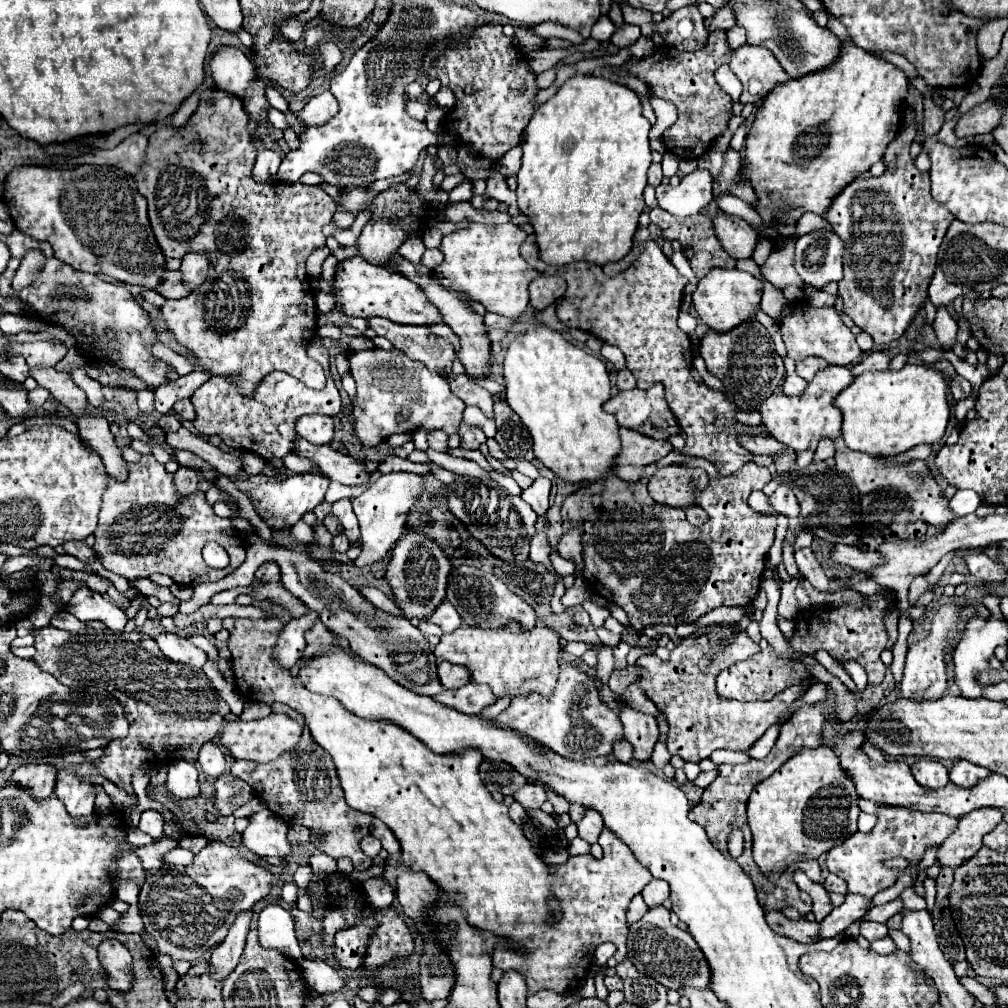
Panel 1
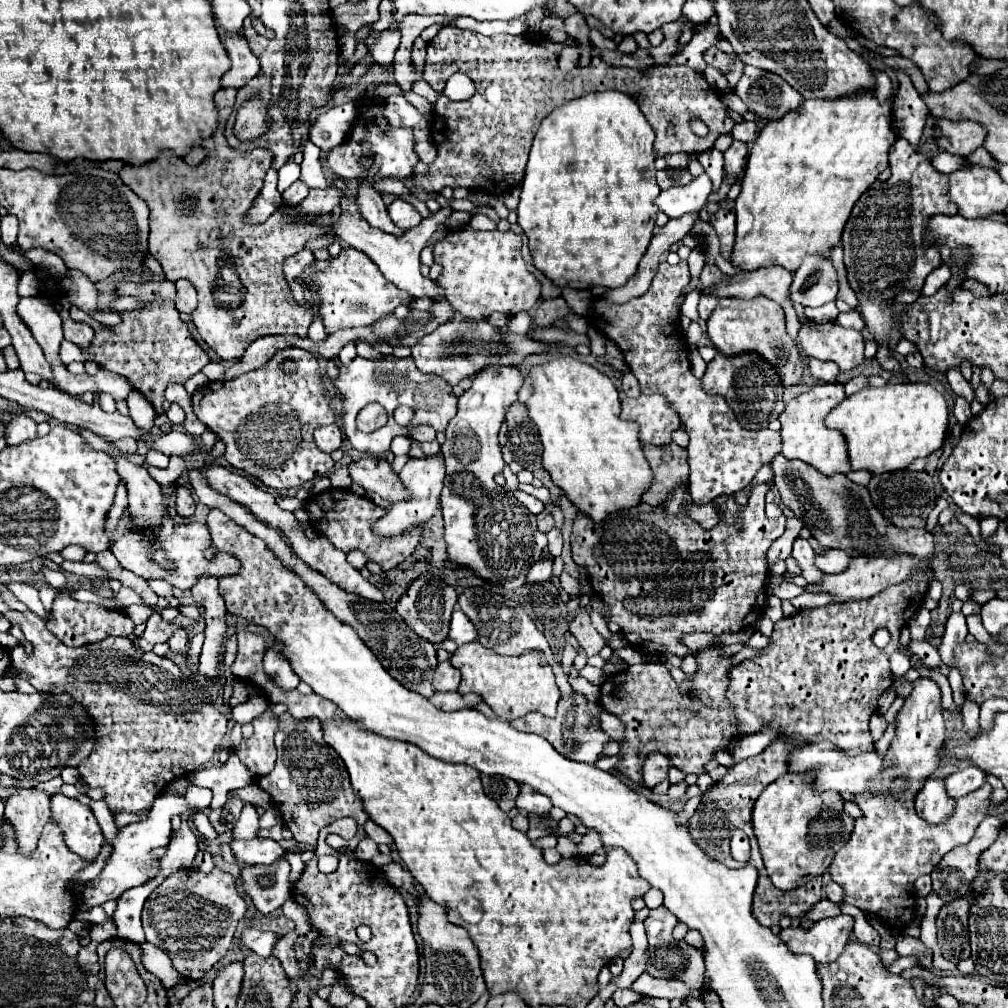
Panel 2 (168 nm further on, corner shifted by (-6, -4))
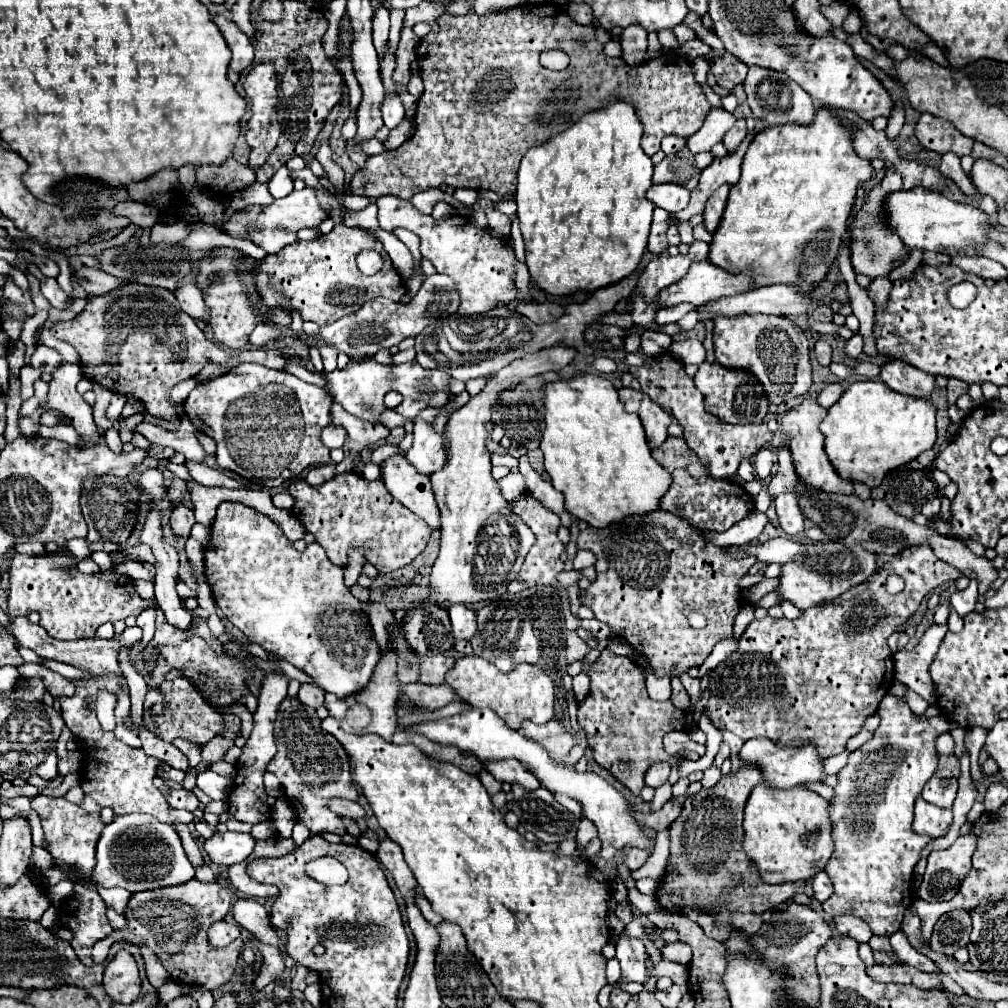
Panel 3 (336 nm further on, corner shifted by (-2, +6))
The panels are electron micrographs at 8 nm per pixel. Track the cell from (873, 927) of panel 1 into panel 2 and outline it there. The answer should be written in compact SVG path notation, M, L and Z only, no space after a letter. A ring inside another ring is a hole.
M847 903L841 904L840 909L843 914L854 916L854 920L856 920L856 924L854 924L854 936L856 936L858 942L868 944L868 946L878 946L880 944L880 934L868 924L866 914L862 914L862 910L858 910L857 907Z

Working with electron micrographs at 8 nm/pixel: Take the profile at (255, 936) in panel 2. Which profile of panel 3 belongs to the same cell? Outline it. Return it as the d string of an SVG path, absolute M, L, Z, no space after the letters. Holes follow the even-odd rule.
M226 920L214 922L208 928L208 942L210 942L212 948L224 948L230 942L234 942L236 938L238 938L238 926L236 924L230 924Z

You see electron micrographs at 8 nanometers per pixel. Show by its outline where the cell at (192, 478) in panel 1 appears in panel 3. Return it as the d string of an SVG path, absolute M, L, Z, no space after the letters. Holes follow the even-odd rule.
M178 506L172 510L172 516L170 516L170 528L176 536L180 538L188 538L190 536L190 528L194 524L194 512L186 506Z

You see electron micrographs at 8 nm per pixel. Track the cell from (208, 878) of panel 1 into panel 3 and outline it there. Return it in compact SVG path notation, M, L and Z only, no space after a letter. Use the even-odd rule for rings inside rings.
M190 880L172 888L158 888L132 894L124 912L128 922L122 930L112 930L110 936L100 940L92 948L92 960L104 962L108 958L108 948L114 942L130 942L148 946L160 964L170 974L170 980L176 984L196 984L206 990L216 990L224 986L236 972L236 962L240 958L242 946L228 948L210 948L206 930L212 922L224 920L230 910L230 892L222 888L218 882L202 884L198 880Z

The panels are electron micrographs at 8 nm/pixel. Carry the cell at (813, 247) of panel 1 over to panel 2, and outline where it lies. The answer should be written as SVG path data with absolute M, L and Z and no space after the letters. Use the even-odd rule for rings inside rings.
M822 254L804 256L790 286L792 302L802 306L822 306L838 296L838 272L830 258Z

